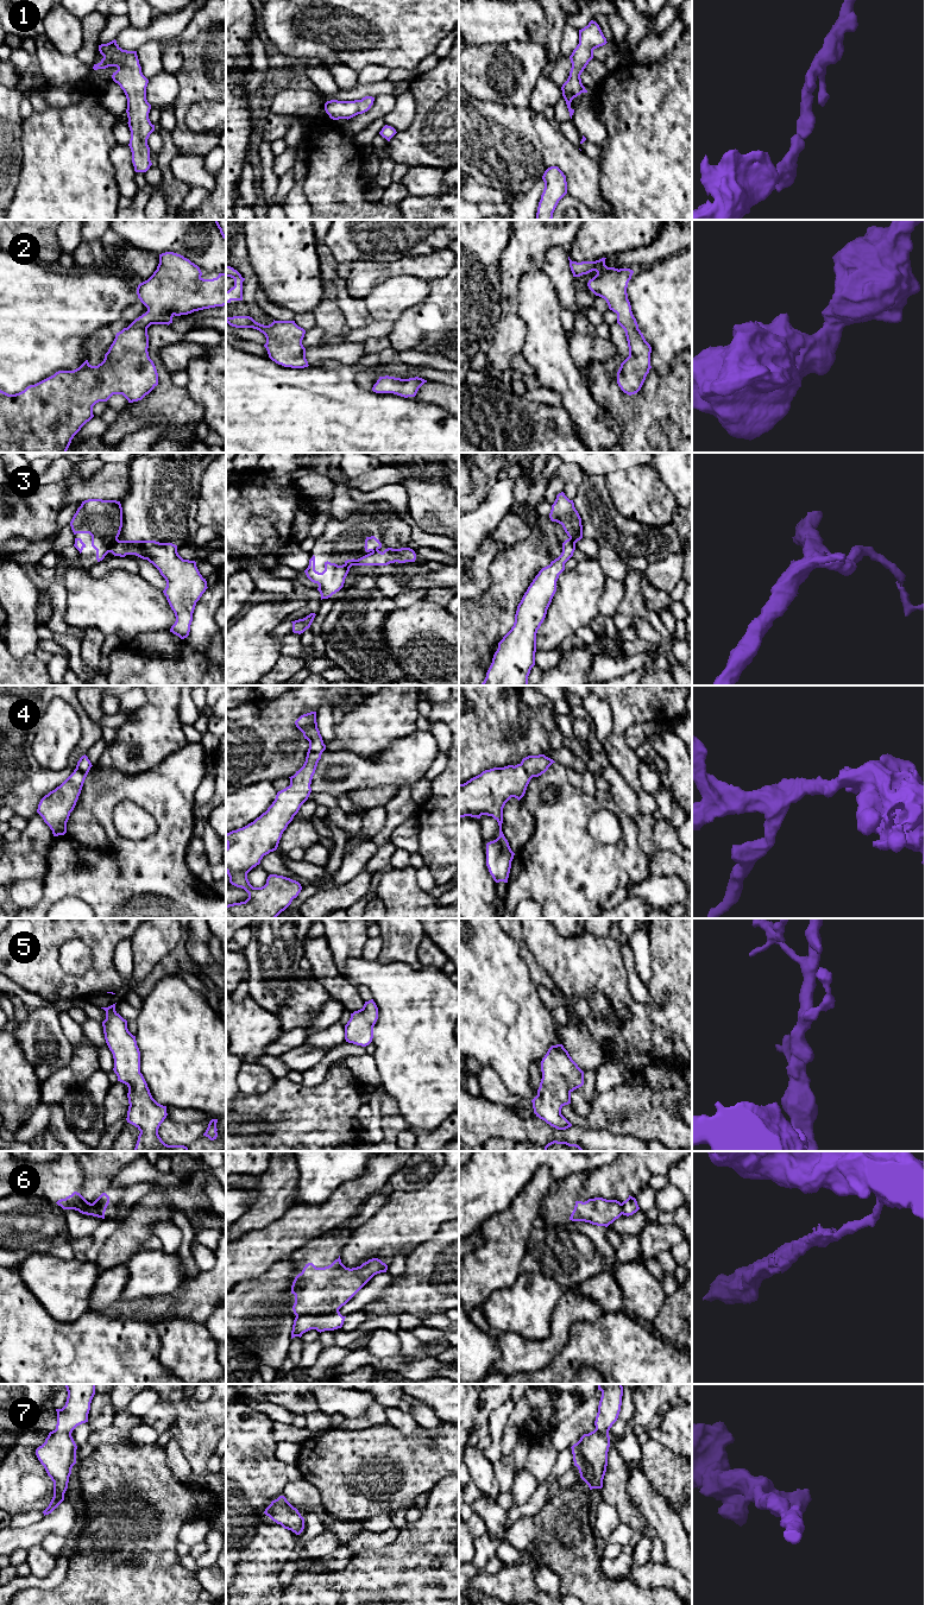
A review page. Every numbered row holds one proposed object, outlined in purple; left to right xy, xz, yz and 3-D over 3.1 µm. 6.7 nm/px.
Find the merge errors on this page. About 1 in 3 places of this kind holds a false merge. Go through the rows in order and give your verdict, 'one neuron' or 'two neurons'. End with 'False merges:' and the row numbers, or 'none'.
1: one neuron
2: one neuron
3: two neurons
4: one neuron
5: one neuron
6: two neurons
7: one neuron
False merges: 3, 6

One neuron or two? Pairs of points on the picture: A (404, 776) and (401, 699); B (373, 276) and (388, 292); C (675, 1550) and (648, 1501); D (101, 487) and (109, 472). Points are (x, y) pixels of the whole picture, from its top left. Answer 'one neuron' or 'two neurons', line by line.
A: two neurons
B: two neurons
C: one neuron
D: one neuron

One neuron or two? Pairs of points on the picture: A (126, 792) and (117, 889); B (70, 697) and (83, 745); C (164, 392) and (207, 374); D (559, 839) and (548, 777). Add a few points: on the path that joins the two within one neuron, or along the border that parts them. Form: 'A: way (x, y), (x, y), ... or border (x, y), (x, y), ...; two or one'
A: way (107, 812), (113, 838), (124, 850), (124, 864); one
B: way (80, 709), (86, 721), (86, 733); one
C: border (184, 387), (188, 395), (203, 409); two
D: way (562, 822), (562, 789); one

